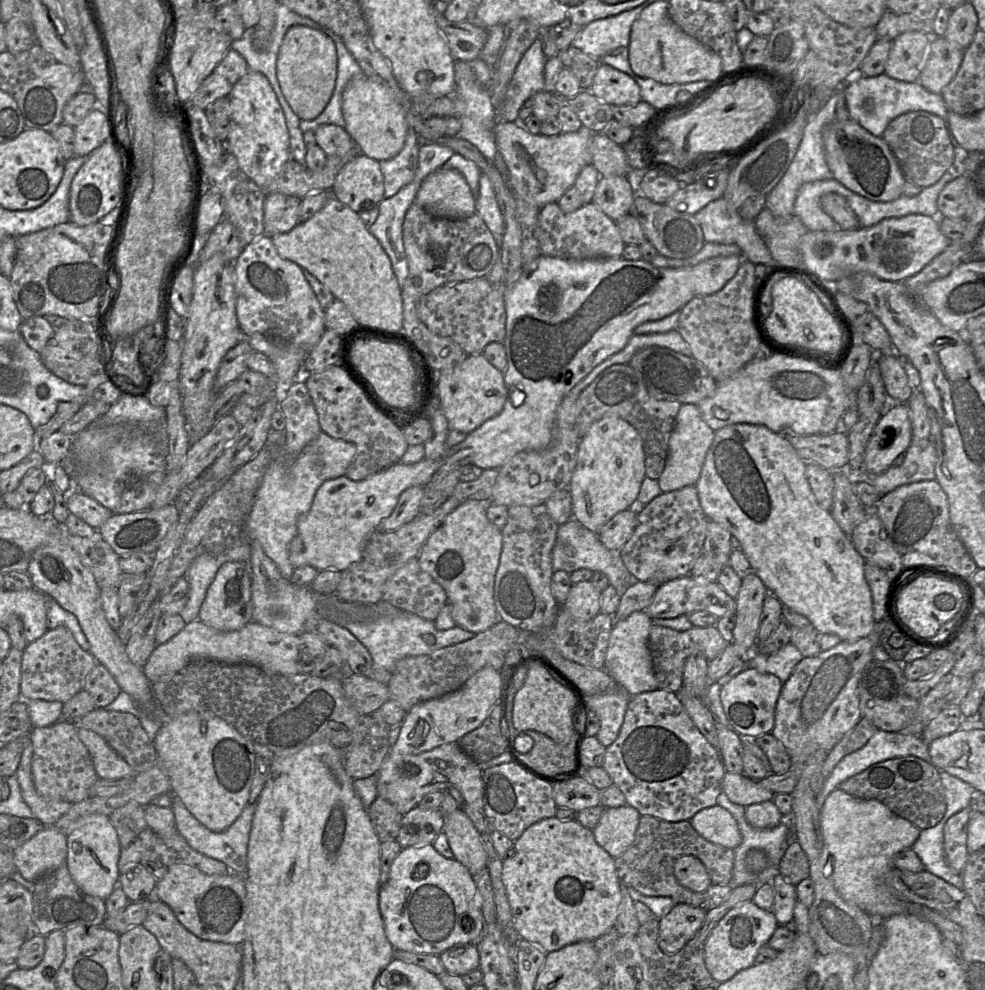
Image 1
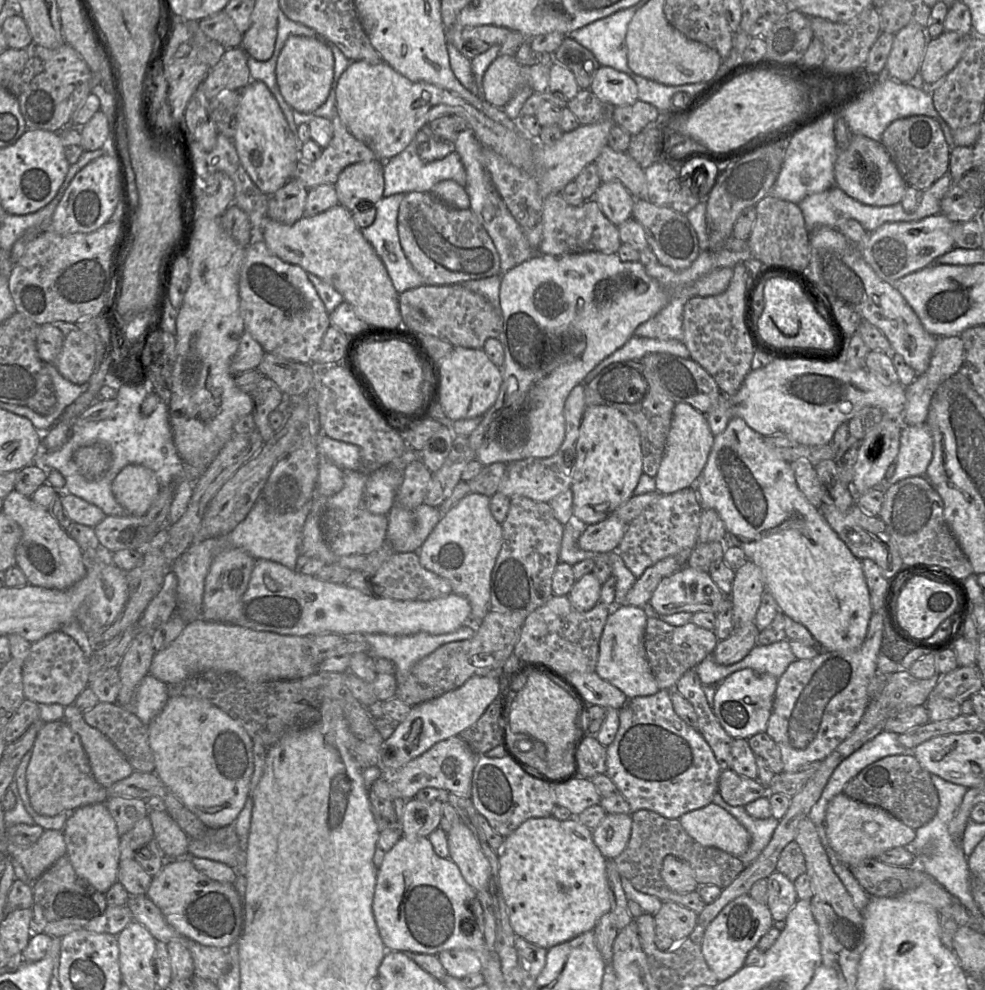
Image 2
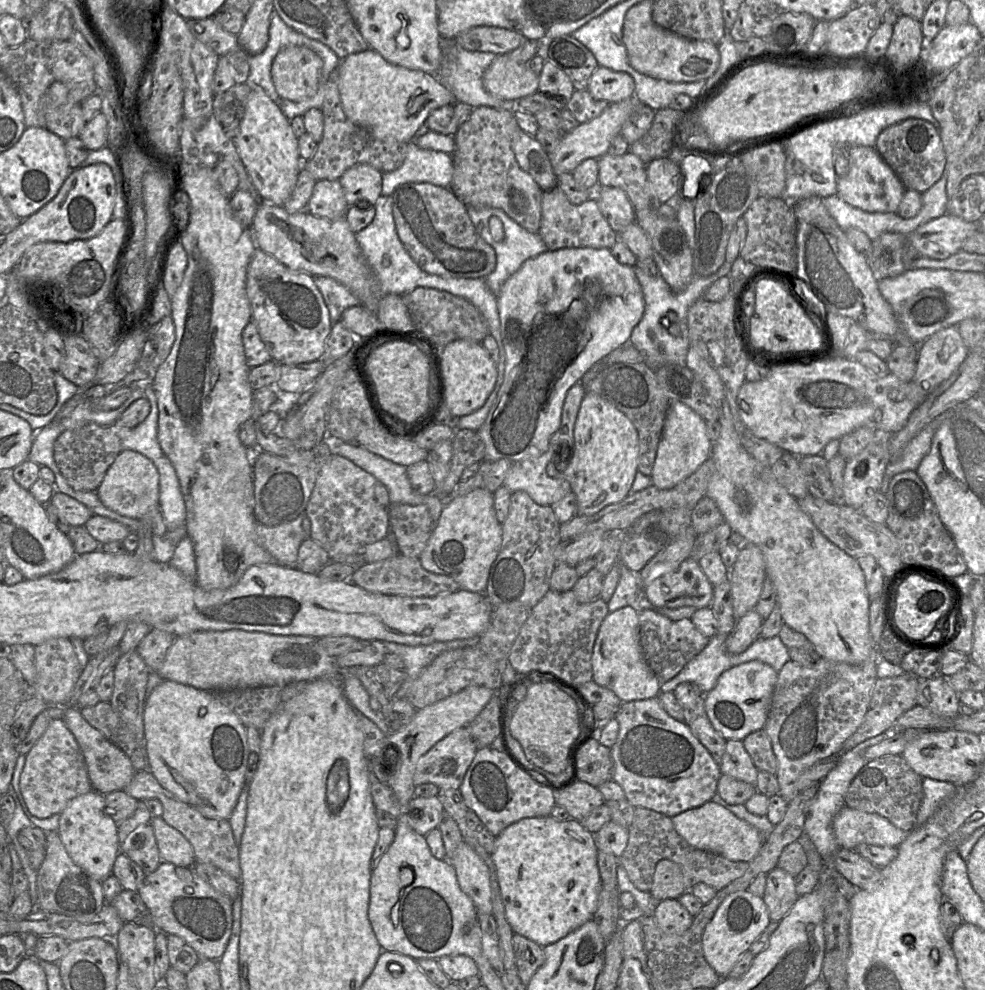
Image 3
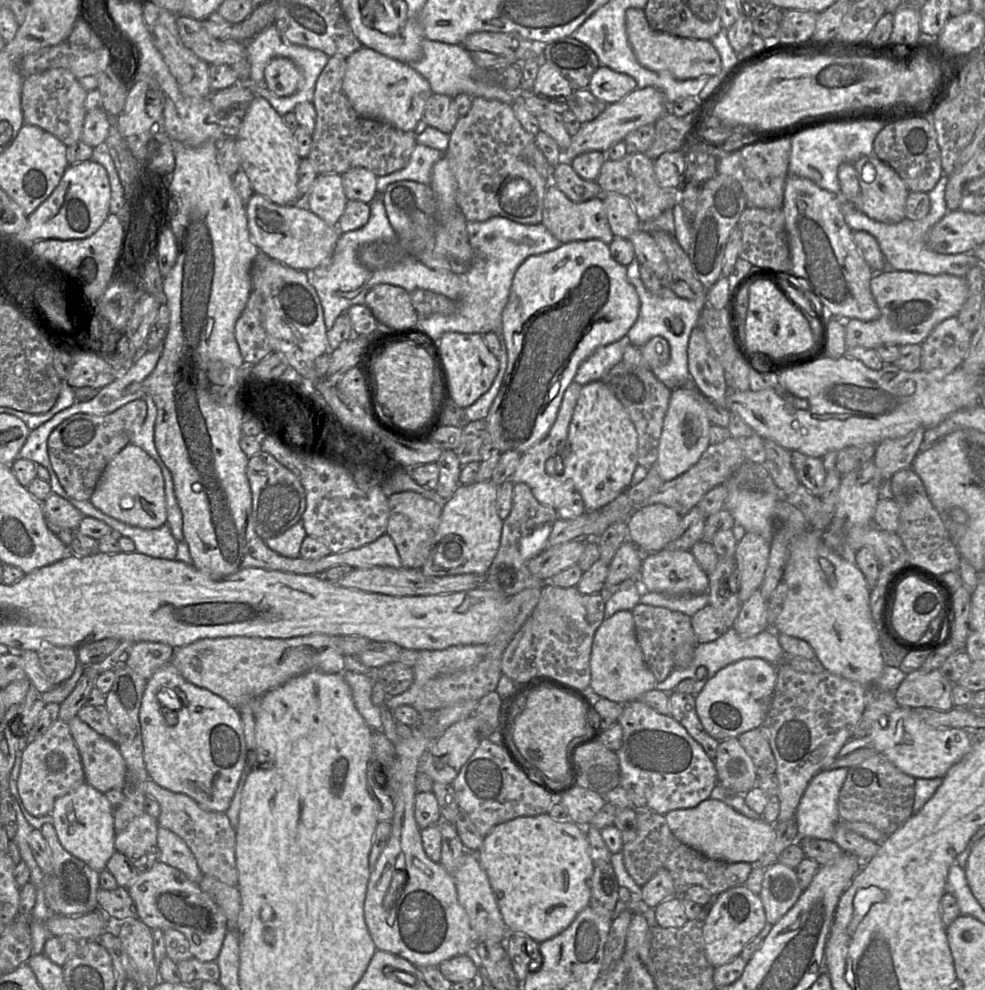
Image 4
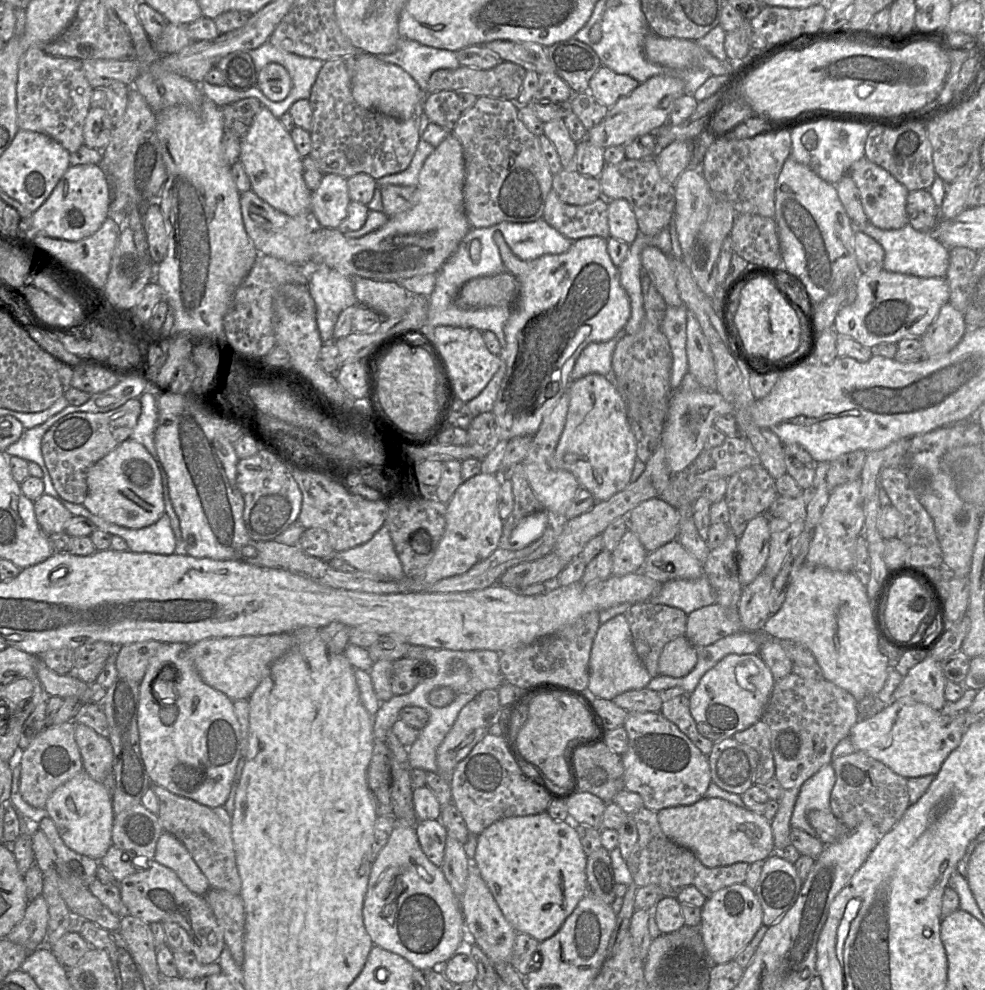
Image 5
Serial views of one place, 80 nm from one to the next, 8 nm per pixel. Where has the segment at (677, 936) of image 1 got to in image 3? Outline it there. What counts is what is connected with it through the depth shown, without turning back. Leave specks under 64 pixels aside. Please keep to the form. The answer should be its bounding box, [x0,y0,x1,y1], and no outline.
[654,899,694,935]

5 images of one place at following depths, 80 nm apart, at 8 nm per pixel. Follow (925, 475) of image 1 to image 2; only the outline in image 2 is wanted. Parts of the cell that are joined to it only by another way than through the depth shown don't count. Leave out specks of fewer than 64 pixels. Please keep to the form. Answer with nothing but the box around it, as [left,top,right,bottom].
[884,423,933,488]

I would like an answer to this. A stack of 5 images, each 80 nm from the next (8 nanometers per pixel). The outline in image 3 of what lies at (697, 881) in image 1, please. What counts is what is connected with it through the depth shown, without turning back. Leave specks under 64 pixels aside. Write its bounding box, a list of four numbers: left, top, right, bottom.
[650,859,687,902]

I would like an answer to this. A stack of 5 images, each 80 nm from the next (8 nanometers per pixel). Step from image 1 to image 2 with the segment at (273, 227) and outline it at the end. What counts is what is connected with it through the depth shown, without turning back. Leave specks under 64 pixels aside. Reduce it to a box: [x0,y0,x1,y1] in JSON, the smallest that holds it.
[267,178,309,224]

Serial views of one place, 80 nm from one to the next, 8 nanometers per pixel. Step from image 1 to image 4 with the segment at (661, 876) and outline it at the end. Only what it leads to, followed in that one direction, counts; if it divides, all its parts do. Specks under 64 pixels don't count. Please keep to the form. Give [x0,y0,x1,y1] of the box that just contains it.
[623,807,754,920]

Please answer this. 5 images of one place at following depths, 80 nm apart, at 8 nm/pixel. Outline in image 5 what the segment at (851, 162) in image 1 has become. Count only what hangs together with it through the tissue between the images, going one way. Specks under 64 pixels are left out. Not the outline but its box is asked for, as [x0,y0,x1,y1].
[848,158,909,230]

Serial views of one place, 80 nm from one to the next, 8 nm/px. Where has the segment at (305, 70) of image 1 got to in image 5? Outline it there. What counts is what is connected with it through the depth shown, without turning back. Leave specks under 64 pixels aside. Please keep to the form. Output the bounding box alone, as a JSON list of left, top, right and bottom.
[256,63,292,102]

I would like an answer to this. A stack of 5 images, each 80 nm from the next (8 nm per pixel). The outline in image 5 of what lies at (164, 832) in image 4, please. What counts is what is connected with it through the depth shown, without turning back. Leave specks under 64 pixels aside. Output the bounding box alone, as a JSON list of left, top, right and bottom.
[154,832,210,896]

